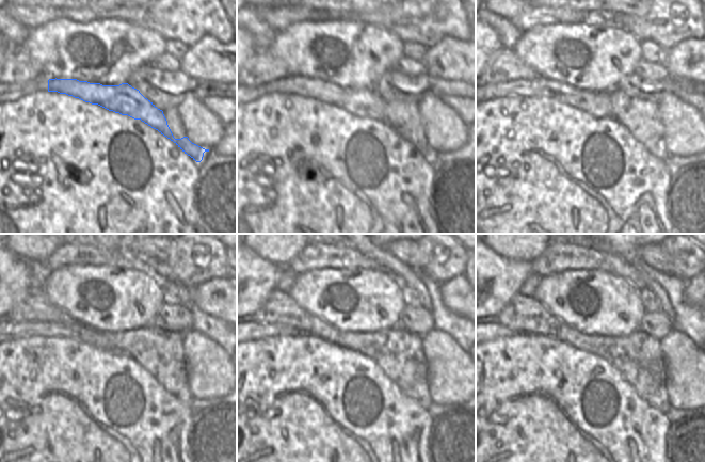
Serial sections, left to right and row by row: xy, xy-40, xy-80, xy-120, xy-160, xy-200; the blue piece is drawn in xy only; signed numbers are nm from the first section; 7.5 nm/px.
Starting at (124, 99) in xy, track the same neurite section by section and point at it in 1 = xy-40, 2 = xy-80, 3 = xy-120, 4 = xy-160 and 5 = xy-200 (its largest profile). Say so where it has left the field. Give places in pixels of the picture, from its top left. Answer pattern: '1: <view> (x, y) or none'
1: xy-40 (366, 102)
2: xy-80 (595, 104)
3: xy-120 (77, 331)
4: xy-160 (258, 331)
5: xy-200 (497, 331)

